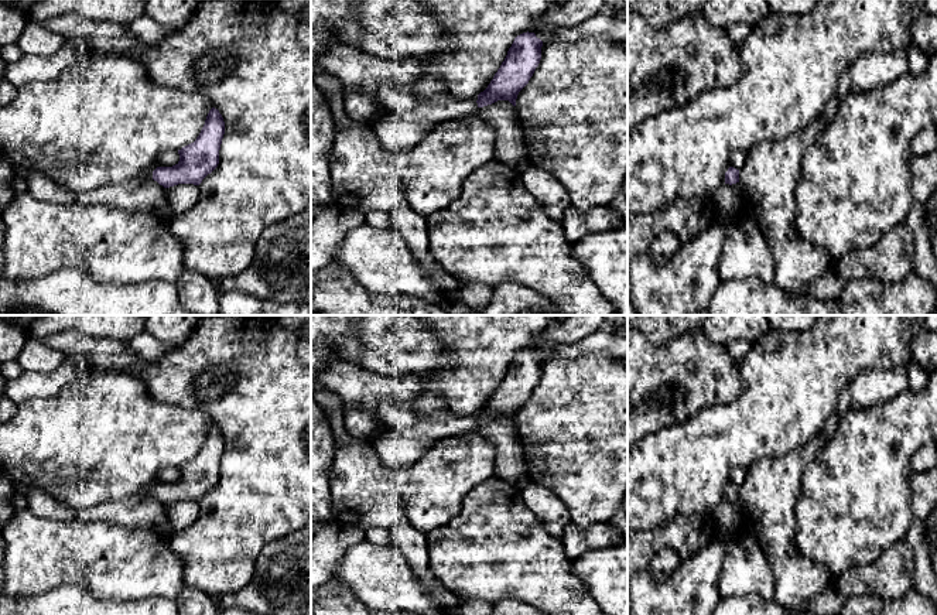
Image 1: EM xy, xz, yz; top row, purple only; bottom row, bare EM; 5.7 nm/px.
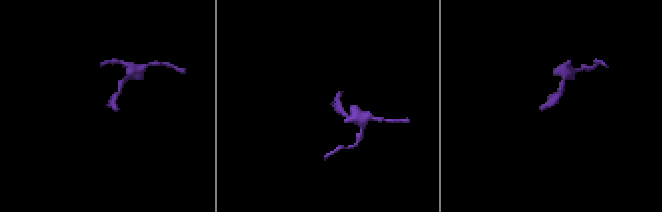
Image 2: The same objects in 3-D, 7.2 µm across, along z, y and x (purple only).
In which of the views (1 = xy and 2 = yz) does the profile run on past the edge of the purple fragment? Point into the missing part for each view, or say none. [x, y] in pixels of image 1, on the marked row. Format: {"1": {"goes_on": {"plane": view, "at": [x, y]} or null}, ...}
{"1": {"goes_on": null}, "2": {"goes_on": null}}

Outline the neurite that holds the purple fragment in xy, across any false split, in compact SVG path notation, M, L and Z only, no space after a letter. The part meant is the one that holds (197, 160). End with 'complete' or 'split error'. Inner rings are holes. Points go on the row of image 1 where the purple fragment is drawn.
M212 107L196 140L178 150L179 161L172 167L157 167L153 180L164 188L178 184L199 185L219 164L223 134L223 117Z; complete

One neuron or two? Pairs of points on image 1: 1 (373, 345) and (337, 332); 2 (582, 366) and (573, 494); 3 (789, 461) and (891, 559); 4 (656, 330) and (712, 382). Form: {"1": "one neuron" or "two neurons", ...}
{"1": "two neurons", "2": "one neuron", "3": "two neurons", "4": "two neurons"}

